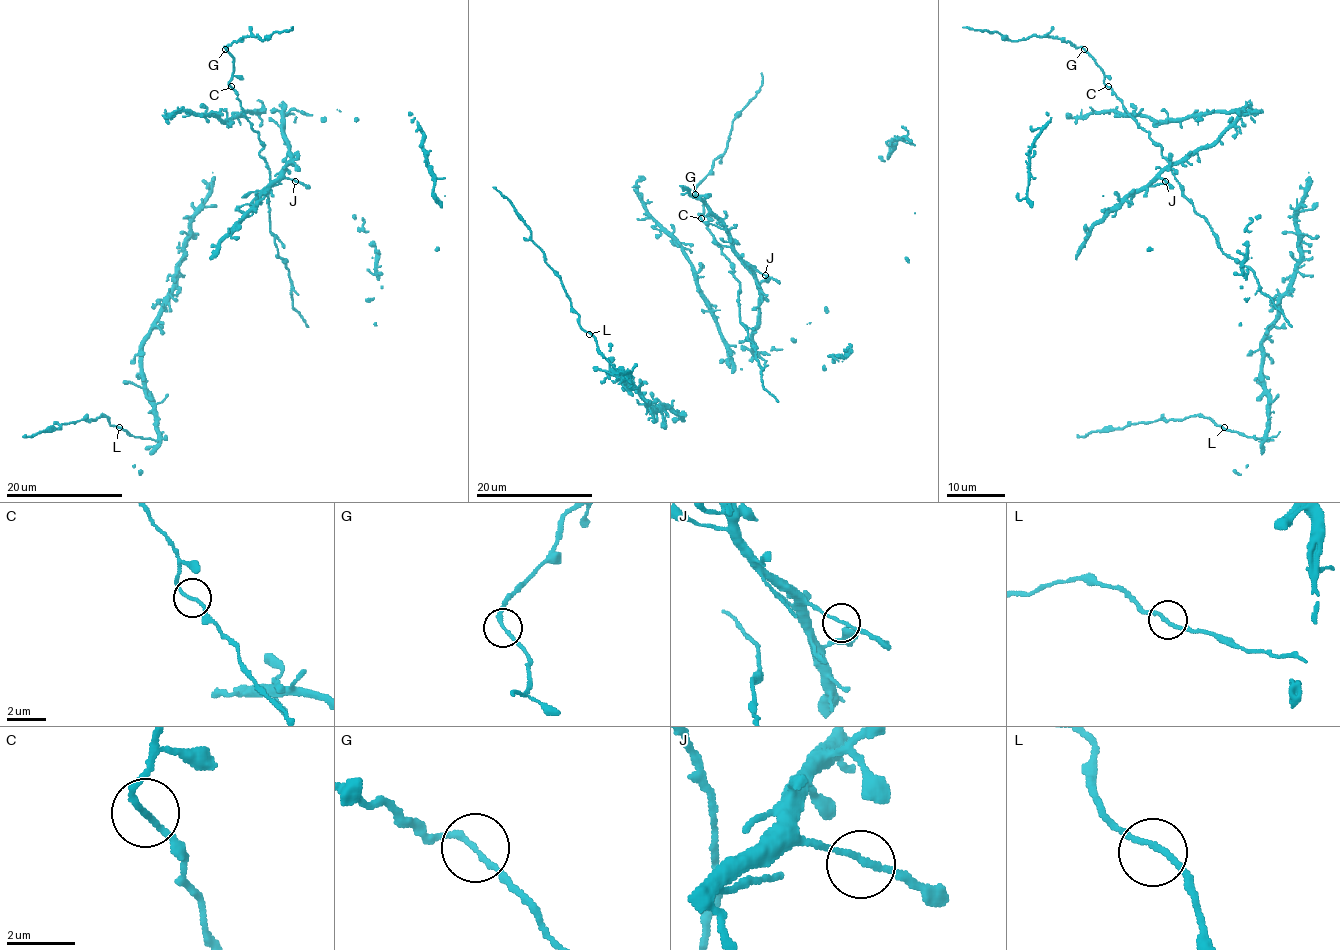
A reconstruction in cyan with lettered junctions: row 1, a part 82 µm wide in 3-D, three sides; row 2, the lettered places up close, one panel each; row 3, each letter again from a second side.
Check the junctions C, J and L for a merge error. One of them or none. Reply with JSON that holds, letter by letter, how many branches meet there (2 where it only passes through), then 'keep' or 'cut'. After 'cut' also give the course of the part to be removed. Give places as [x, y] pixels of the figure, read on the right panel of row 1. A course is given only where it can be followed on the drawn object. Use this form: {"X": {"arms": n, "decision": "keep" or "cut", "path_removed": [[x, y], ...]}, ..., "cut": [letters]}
{"C": {"arms": 2, "decision": "keep"}, "J": {"arms": 2, "decision": "keep"}, "L": {"arms": 2, "decision": "keep"}, "cut": []}

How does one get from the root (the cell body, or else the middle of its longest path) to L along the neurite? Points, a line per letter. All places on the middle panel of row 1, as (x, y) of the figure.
L: (681, 417), (667, 407), (653, 410), (612, 373), (630, 378), (604, 356), (589, 334)

